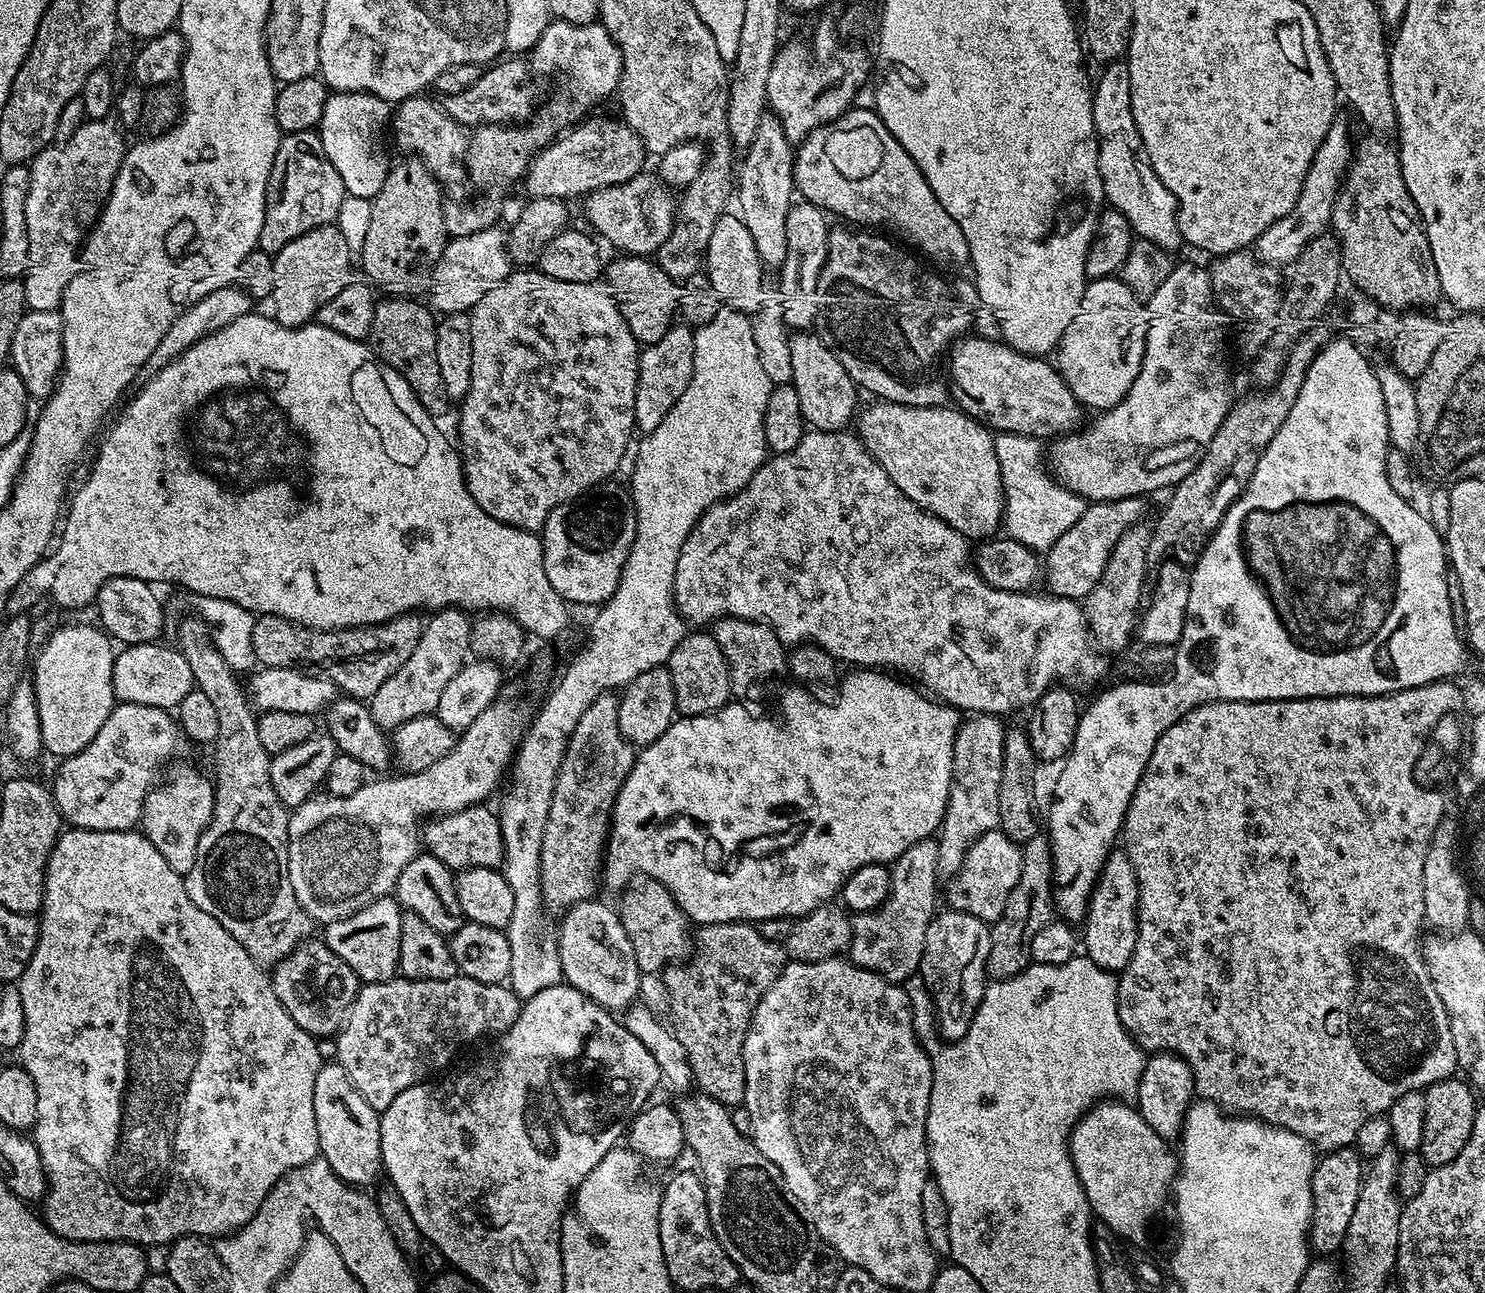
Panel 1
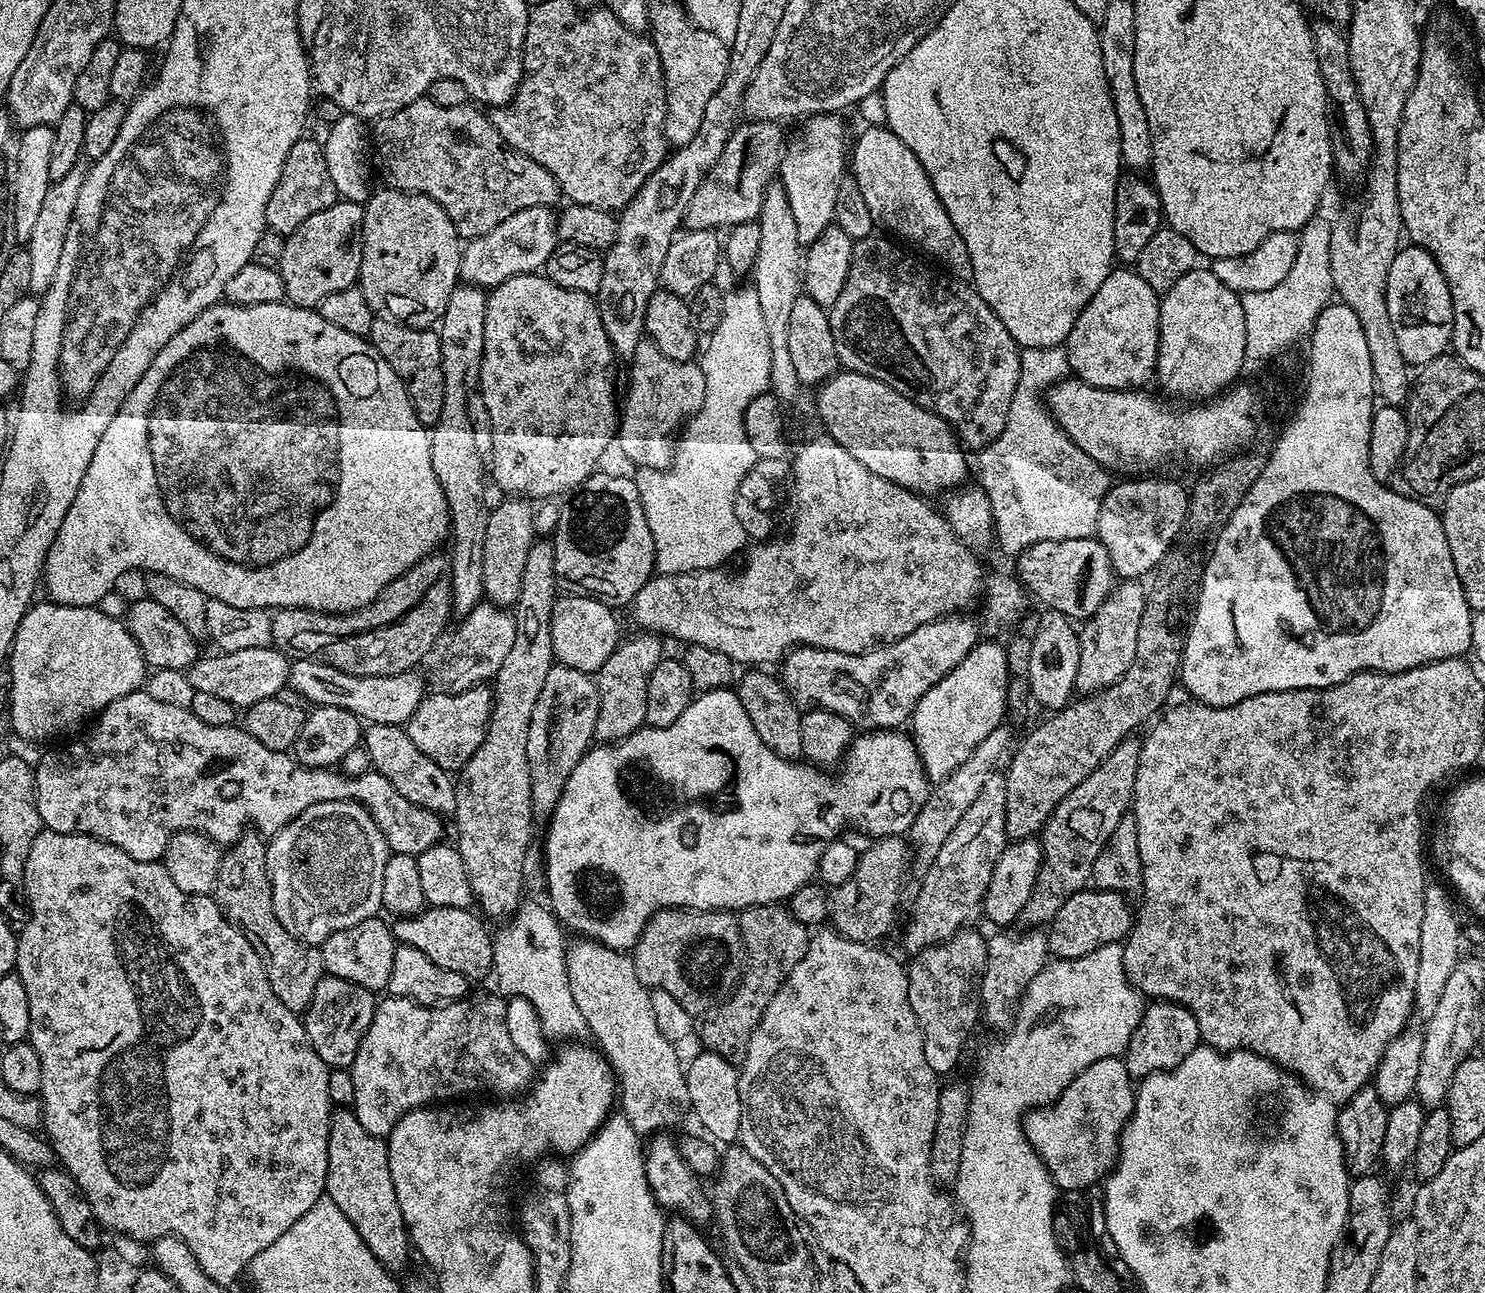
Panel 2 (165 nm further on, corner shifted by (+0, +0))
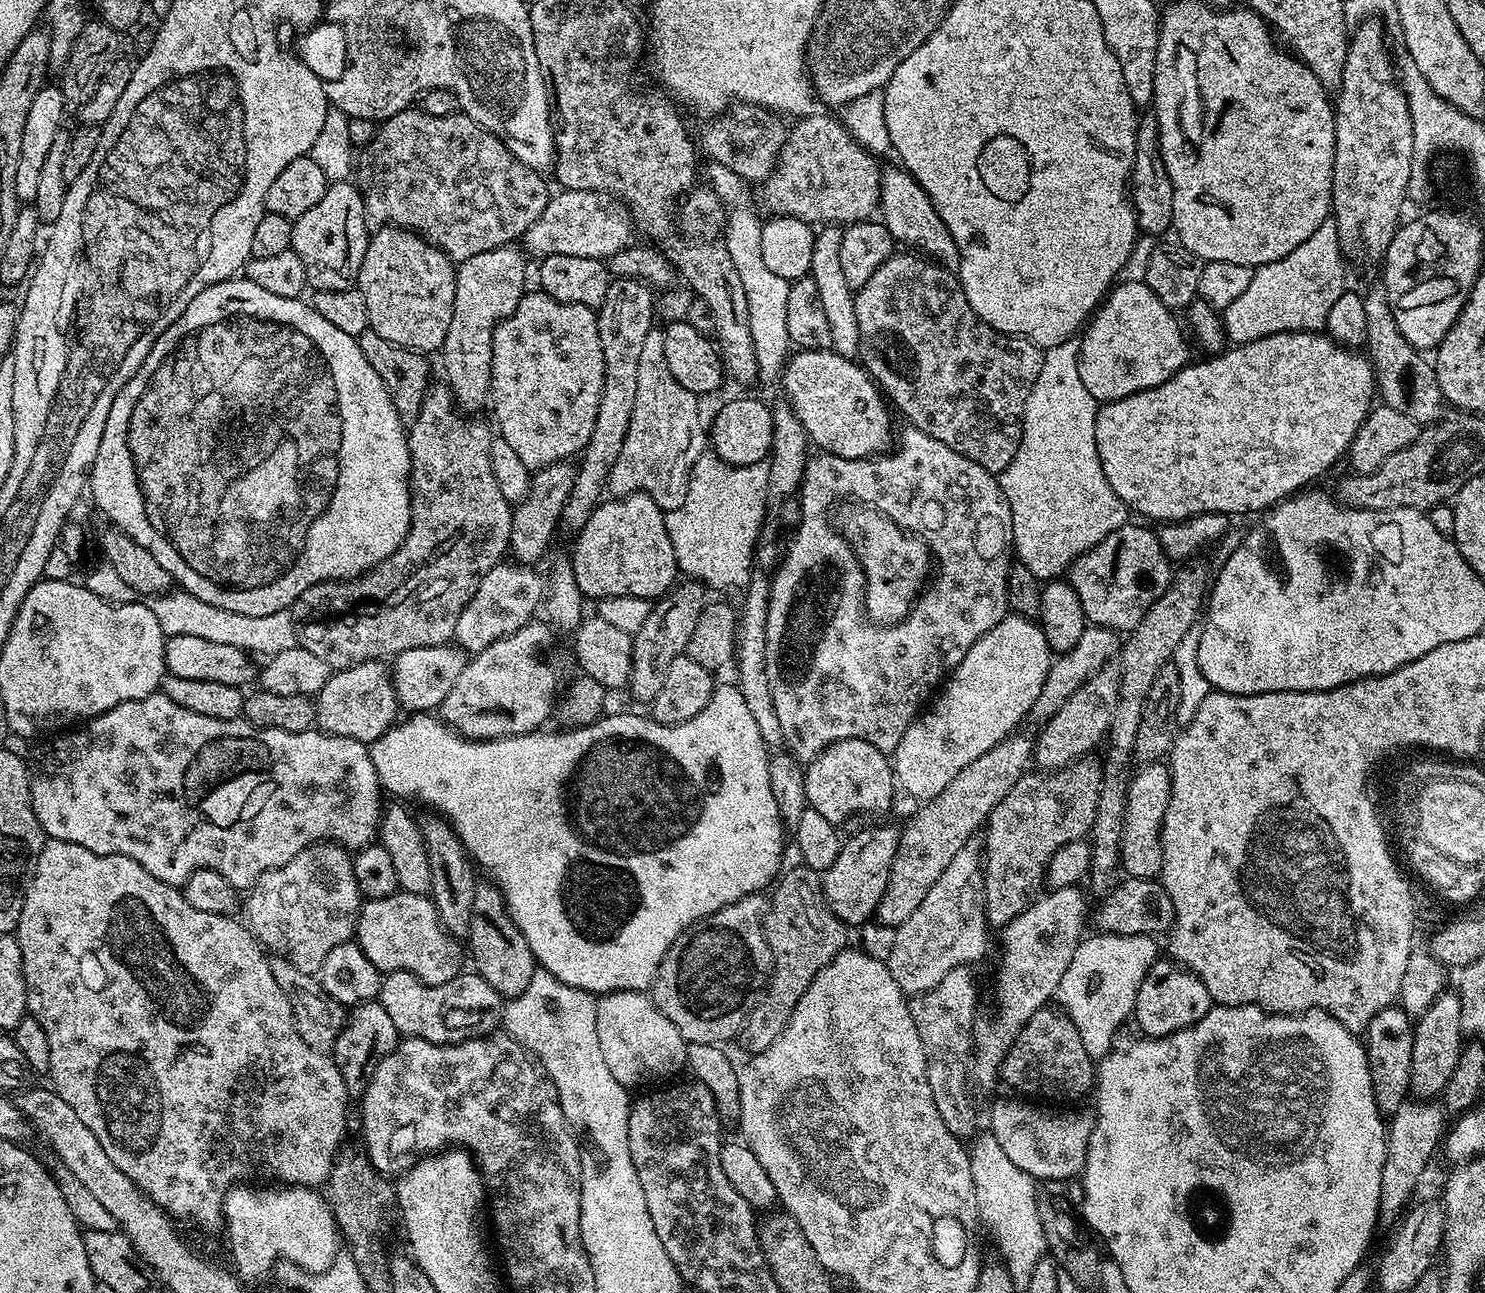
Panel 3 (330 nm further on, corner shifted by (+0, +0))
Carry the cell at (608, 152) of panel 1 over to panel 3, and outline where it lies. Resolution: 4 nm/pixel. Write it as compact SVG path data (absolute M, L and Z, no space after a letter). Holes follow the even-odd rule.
M413 106L394 114L377 127L376 137L369 142L367 148L359 153L358 176L359 172L358 187L360 197L364 199L364 215L373 225L399 226L418 232L425 240L431 240L437 248L441 248L448 259L453 262L469 260L474 258L474 254L486 254L486 250L503 248L519 241L524 233L530 230L533 222L540 217L542 210L546 210L550 199L548 184L544 181L545 177L541 173L534 171L533 168L526 167L522 162L518 162L518 158L514 158L514 154L510 154L510 150L500 141L496 133L486 131L481 124L474 122L469 116L465 116L459 111L449 116L435 116L421 112L419 108Z

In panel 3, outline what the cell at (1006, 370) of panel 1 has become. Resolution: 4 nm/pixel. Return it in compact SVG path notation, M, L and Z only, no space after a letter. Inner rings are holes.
M1323 331L1270 334L1254 342L1225 347L1204 359L1208 360L1200 360L1197 364L1195 362L1185 364L1169 380L1162 382L1162 386L1135 392L1121 400L1101 403L1096 409L1096 445L1098 458L1102 462L1102 474L1106 474L1106 482L1110 482L1114 494L1118 494L1125 508L1135 515L1137 512L1138 515L1145 516L1140 517L1145 521L1185 520L1207 512L1260 514L1279 504L1281 500L1287 500L1289 496L1307 489L1311 485L1308 484L1311 480L1318 479L1339 456L1341 459L1347 453L1354 434L1358 434L1358 426L1362 426L1362 422L1374 407L1372 396L1374 400L1378 392L1376 371L1372 369L1372 362L1367 355L1363 351L1339 344Z

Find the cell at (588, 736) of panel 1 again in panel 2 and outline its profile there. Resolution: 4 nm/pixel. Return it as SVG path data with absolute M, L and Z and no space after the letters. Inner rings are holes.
M647 630L639 634L641 636L617 644L614 654L610 654L610 658L606 658L606 662L594 674L598 692L597 741L619 742L645 727L646 690L650 687L650 674L654 674L654 666L665 659L666 652L665 641L659 635Z

